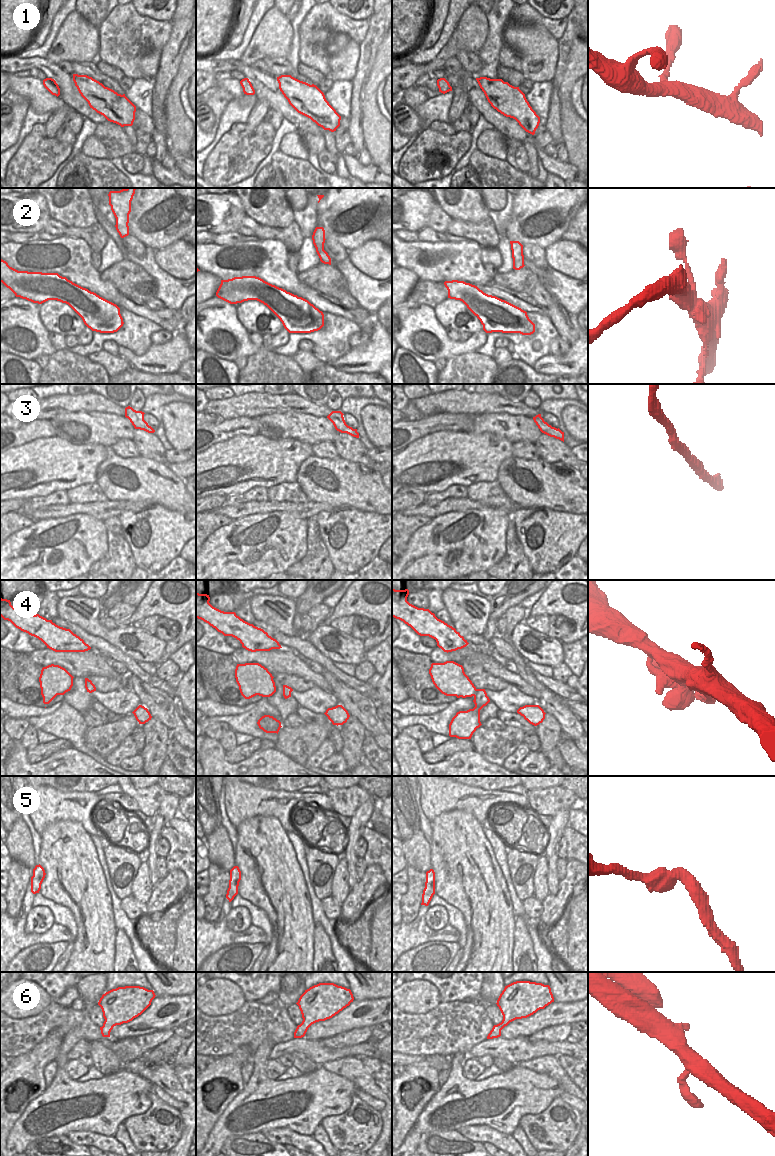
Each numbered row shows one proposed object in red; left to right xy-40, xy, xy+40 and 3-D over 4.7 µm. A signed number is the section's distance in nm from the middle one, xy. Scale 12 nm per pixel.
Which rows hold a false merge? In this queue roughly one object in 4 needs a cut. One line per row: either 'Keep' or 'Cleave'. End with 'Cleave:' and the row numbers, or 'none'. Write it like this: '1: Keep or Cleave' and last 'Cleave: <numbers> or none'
1: Keep
2: Keep
3: Keep
4: Keep
5: Keep
6: Keep
Cleave: none.

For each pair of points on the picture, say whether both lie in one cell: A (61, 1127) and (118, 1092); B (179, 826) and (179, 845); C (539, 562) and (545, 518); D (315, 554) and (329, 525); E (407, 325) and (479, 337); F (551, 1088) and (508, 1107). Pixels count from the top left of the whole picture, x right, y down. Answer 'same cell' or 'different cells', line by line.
A: same cell
B: different cells
C: same cell
D: different cells
E: same cell
F: same cell

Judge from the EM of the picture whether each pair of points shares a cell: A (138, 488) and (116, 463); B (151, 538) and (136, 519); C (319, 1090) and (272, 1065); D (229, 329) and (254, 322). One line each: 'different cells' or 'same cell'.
A: same cell
B: same cell
C: different cells
D: different cells

